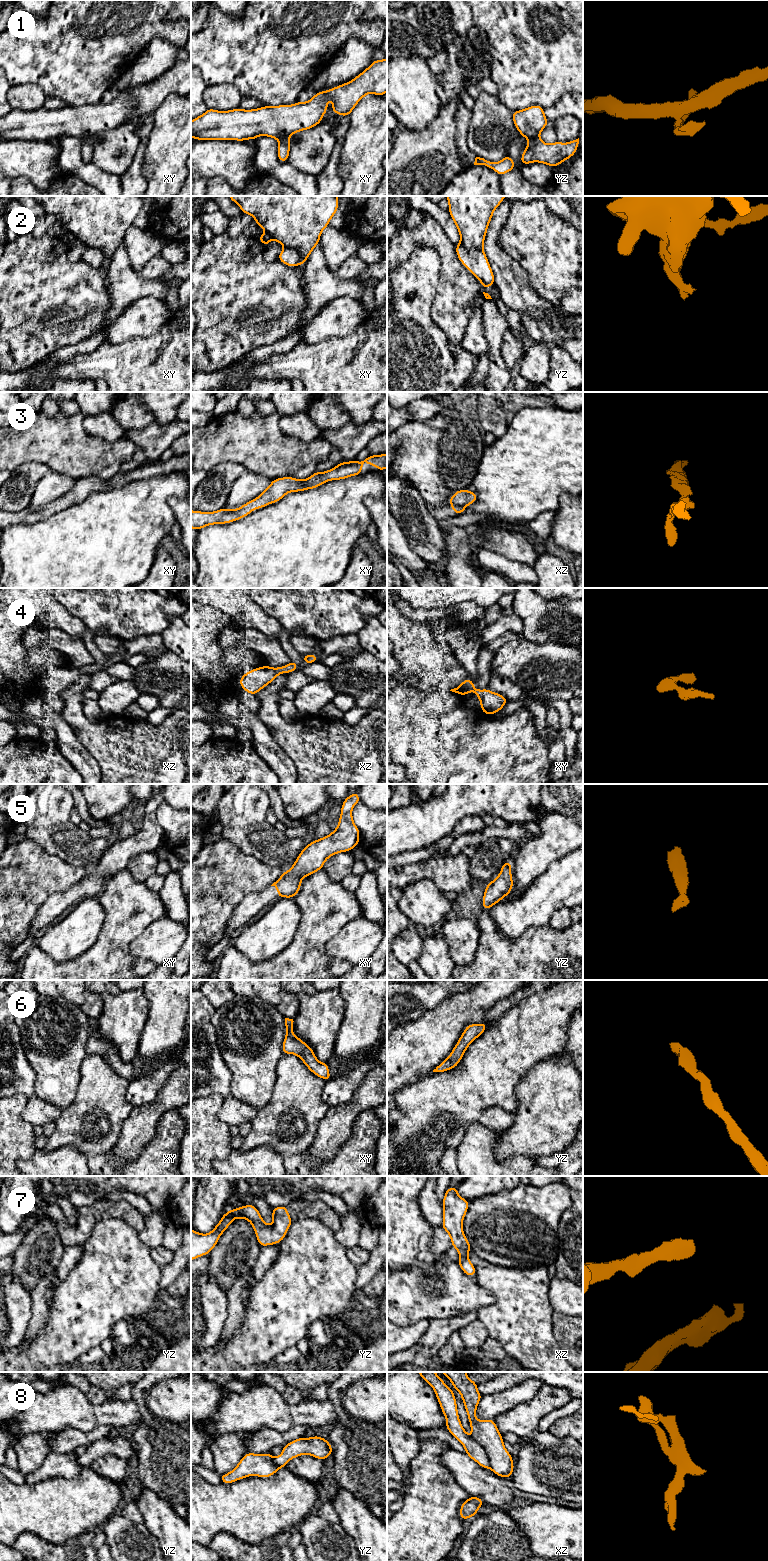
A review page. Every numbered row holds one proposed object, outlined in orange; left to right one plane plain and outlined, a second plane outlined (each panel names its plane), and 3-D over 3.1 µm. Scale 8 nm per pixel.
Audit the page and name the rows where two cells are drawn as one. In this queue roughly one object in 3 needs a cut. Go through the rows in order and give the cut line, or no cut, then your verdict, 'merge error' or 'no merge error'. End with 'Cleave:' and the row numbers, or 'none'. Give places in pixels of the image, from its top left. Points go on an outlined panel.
1: cut in xy along (288, 137), (279, 140); merge error
2: cut in xy along (285, 246), (295, 248), (300, 253), (301, 263); merge error
3: no cut; no merge error
4: no cut; no merge error
5: no cut; no merge error
6: no cut; no merge error
7: no cut; no merge error
8: cut in xz along (472, 1437), (484, 1451), (490, 1467); merge error
Cleave: 1, 2, 8

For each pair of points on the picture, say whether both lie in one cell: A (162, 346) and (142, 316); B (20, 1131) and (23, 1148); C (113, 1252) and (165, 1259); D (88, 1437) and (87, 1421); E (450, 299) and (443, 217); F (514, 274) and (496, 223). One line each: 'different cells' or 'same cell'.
A: different cells
B: same cell
C: different cells
D: different cells
E: different cells
F: same cell

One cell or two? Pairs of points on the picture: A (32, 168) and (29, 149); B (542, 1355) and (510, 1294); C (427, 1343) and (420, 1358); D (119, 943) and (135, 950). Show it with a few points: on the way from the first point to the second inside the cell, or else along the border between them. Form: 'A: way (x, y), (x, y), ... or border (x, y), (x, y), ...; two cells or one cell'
A: way (32, 163), (29, 154); one cell
B: way (530, 1340), (521, 1322), (521, 1309); one cell
C: way (427, 1347), (427, 1351), (424, 1354); one cell
D: border (144, 929), (130, 944), (130, 953), (150, 961); two cells

